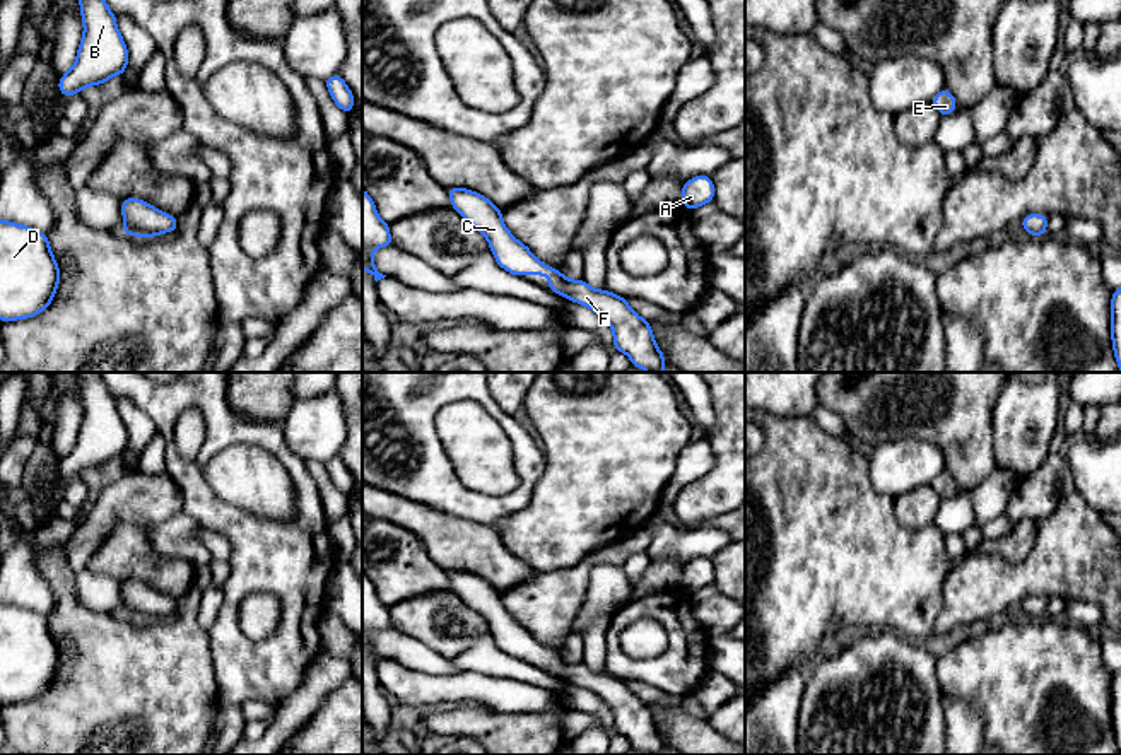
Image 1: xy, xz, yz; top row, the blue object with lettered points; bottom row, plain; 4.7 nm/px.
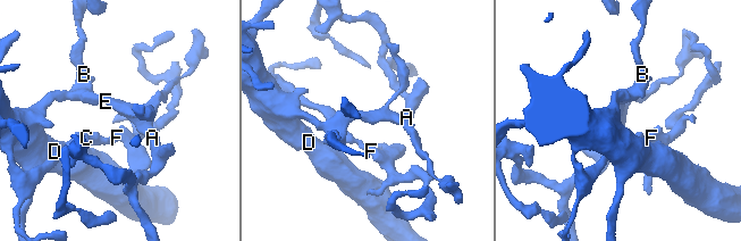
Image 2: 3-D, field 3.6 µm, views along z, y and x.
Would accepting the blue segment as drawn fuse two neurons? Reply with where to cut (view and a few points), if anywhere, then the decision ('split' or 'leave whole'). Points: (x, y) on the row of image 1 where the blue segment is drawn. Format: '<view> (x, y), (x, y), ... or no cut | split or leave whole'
no cut | leave whole

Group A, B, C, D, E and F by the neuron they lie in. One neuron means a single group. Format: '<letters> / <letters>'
A B C D E F

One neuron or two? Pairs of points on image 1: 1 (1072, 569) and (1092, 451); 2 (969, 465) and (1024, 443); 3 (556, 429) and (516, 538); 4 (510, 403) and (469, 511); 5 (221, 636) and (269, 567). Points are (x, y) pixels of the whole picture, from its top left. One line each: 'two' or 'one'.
1: two
2: two
3: one
4: two
5: one

